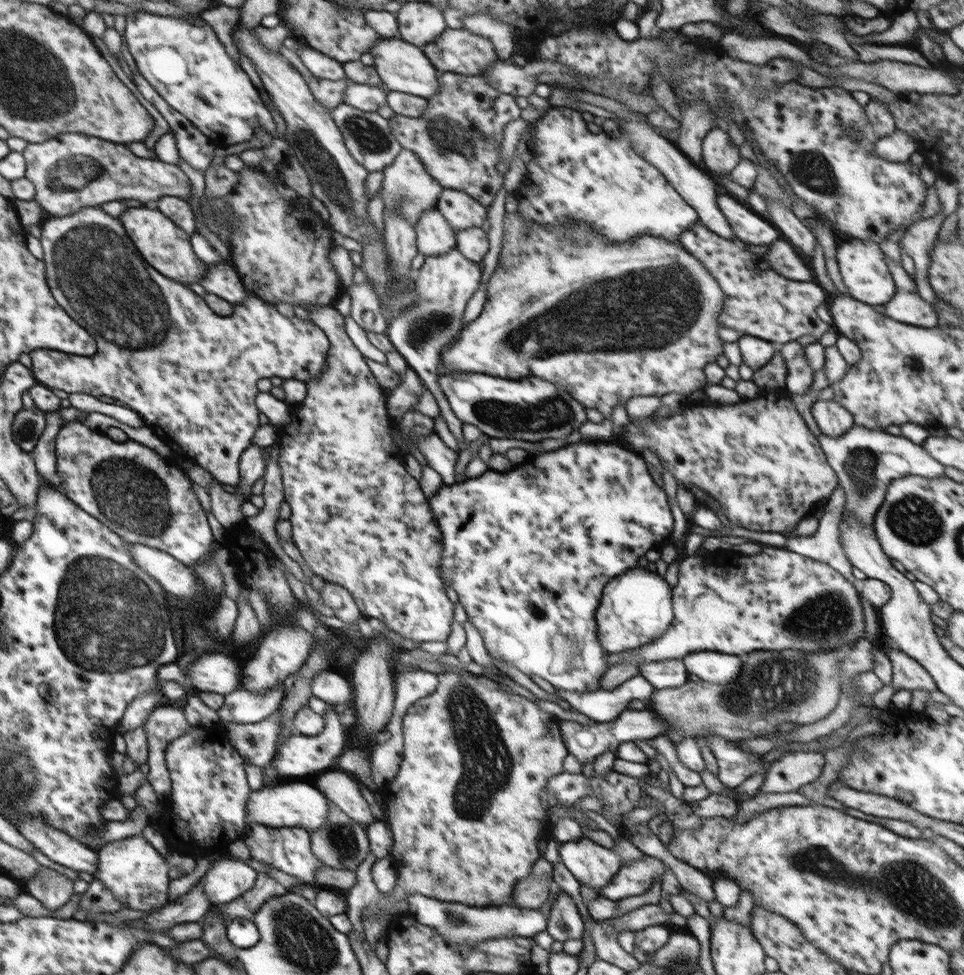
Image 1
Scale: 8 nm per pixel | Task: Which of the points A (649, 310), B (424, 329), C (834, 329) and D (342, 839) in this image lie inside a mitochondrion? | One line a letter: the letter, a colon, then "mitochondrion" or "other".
A: mitochondrion
B: mitochondrion
C: other
D: mitochondrion

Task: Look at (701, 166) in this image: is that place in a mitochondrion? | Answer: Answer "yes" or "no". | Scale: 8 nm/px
no

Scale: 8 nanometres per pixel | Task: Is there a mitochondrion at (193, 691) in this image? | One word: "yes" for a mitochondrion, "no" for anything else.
no

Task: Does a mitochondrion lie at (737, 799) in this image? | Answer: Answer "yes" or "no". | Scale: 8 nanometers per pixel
no

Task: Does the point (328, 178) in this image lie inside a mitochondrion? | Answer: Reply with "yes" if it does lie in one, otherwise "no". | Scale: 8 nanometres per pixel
yes

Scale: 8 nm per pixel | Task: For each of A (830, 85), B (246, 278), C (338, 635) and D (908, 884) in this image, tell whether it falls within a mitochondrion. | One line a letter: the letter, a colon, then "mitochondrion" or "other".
A: other
B: other
C: other
D: mitochondrion

